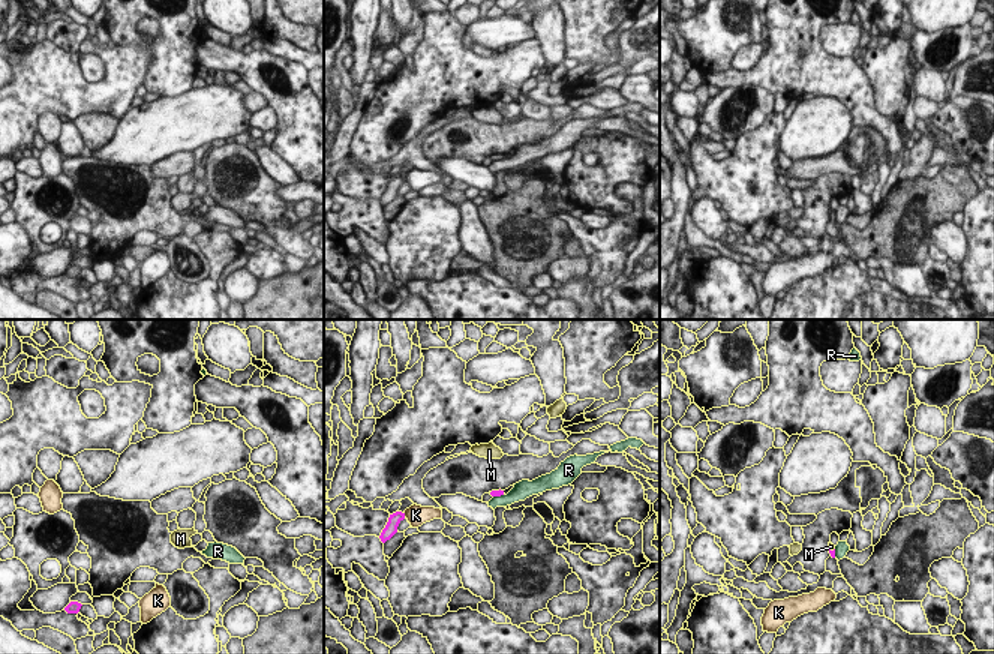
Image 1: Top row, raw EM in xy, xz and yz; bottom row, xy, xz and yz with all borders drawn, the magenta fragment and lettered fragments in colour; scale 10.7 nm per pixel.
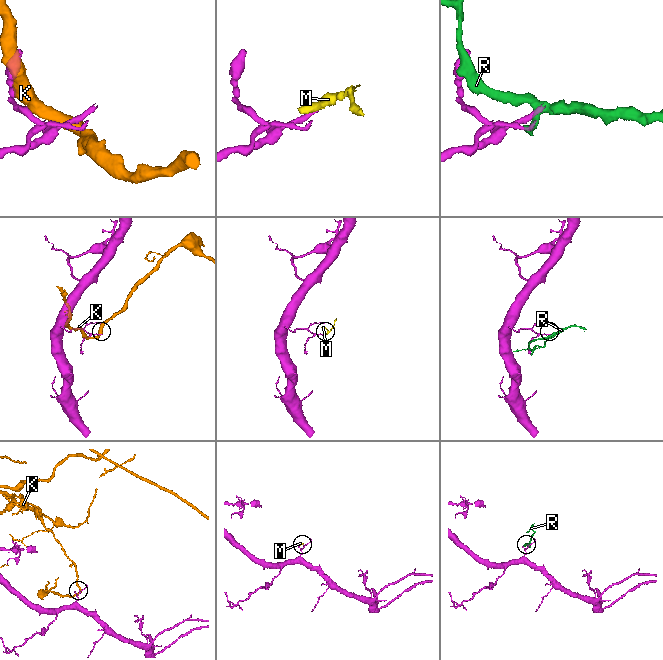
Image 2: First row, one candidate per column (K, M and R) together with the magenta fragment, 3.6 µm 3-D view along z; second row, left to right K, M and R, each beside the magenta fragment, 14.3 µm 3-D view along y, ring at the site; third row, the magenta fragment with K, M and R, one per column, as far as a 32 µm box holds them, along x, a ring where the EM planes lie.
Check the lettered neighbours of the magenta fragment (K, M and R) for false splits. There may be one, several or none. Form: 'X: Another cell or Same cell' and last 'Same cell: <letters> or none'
K: Another cell
M: Same cell
R: Another cell
Same cell: M.

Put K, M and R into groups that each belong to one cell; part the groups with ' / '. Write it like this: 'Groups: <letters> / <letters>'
Groups: K / M / R.

